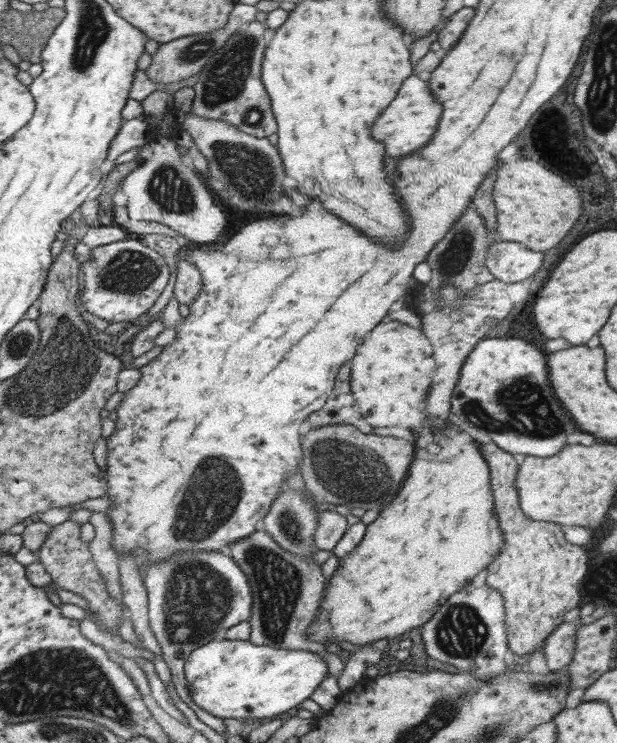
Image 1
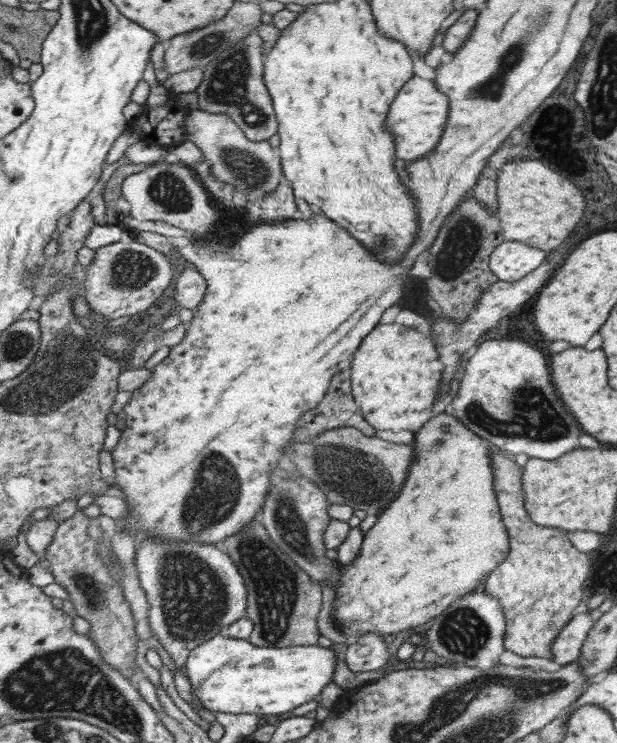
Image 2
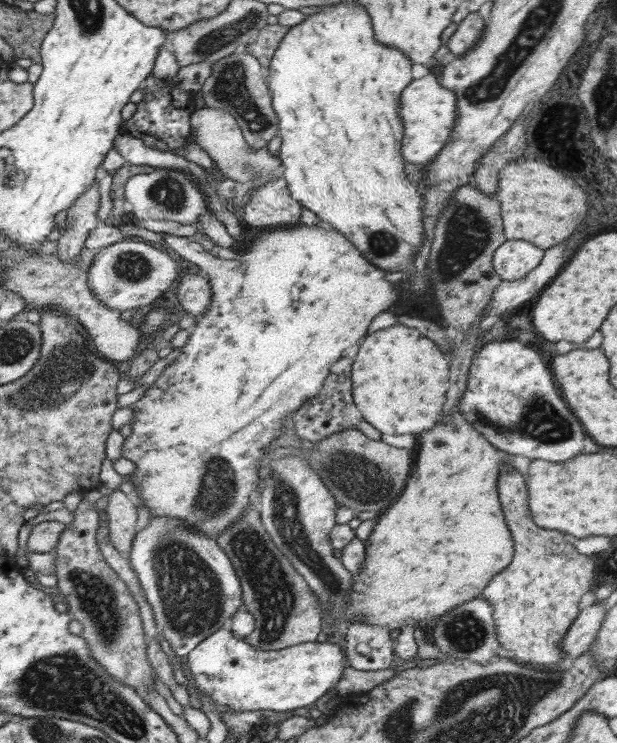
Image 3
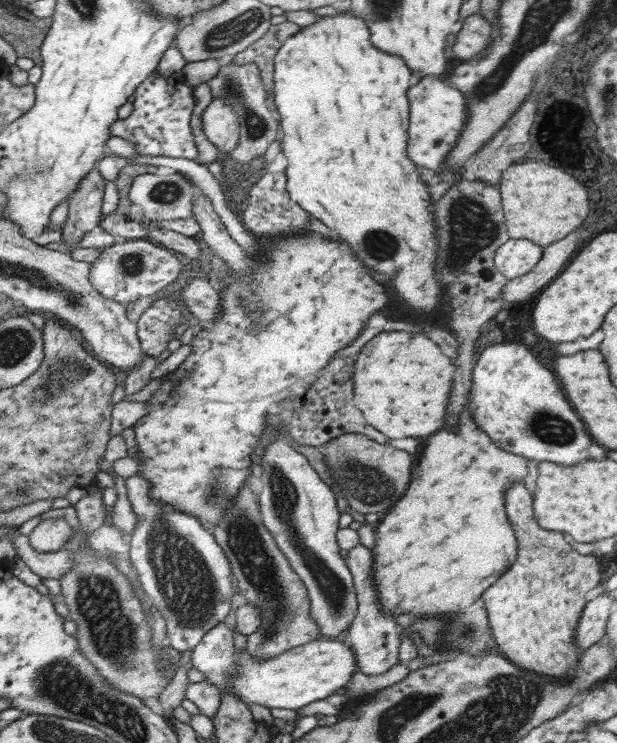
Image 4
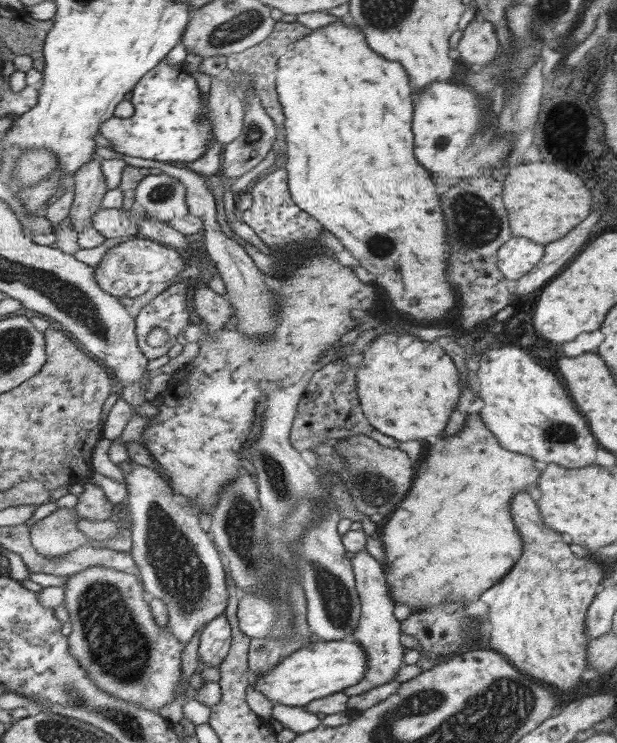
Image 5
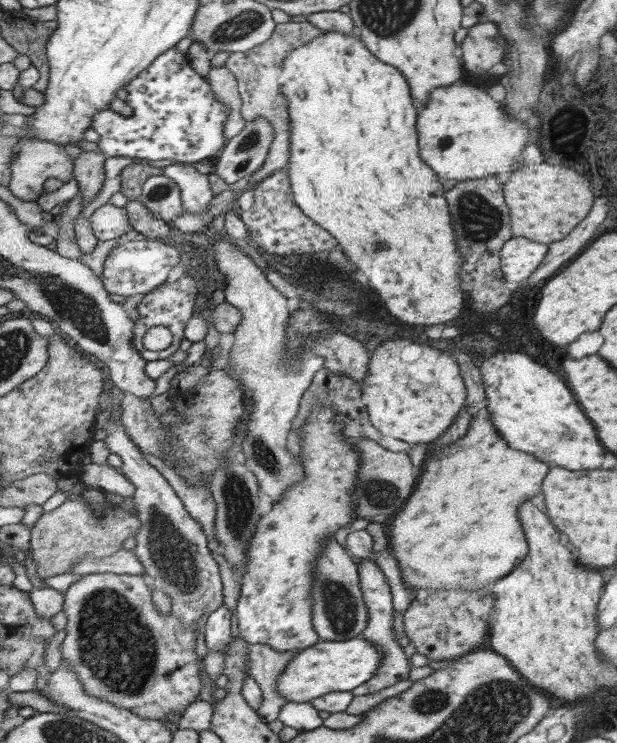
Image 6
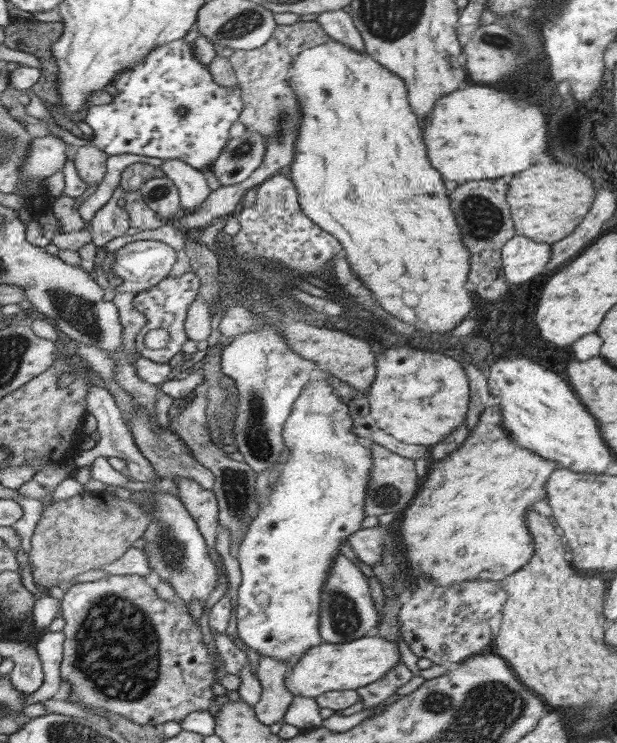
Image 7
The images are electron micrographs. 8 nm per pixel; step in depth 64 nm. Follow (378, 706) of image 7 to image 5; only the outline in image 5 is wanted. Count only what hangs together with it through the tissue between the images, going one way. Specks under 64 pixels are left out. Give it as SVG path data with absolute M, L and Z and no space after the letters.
M365 550L355 554L353 566L355 566L355 590L357 590L359 602L361 602L361 614L359 614L359 622L357 622L353 640L359 646L363 646L363 650L367 652L367 674L355 688L345 690L345 694L349 694L349 696L357 696L357 694L373 690L381 684L389 684L393 674L401 668L403 652L405 652L405 648L399 644L401 622L397 622L393 618L395 604L389 596L389 586L385 582L383 568Z

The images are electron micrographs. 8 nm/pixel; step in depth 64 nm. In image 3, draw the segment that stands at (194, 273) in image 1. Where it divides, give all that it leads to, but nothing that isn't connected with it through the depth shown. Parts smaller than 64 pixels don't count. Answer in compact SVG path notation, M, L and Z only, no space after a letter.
M187 274L179 282L177 300L183 306L183 312L191 312L197 318L207 316L207 310L213 304L213 282L205 274Z

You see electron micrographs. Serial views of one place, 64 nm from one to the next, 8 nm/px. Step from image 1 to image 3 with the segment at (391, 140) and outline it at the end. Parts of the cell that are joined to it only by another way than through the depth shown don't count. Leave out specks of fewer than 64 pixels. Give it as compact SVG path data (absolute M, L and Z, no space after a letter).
M431 74L417 78L415 82L411 82L411 86L407 86L407 94L403 94L403 110L399 110L399 116L403 118L403 126L407 126L407 146L403 146L403 158L407 158L407 162L411 164L427 166L435 160L439 150L443 150L445 140L451 134L451 122L455 118L455 96L451 94L451 90L445 90Z

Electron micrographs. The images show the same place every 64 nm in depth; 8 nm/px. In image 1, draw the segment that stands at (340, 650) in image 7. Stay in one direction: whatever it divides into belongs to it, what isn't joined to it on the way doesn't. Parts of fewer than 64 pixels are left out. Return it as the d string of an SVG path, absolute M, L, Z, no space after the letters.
M219 638L201 646L187 660L187 680L193 702L217 718L271 718L311 698L315 688L331 674L327 658L313 650L283 650L239 640Z

